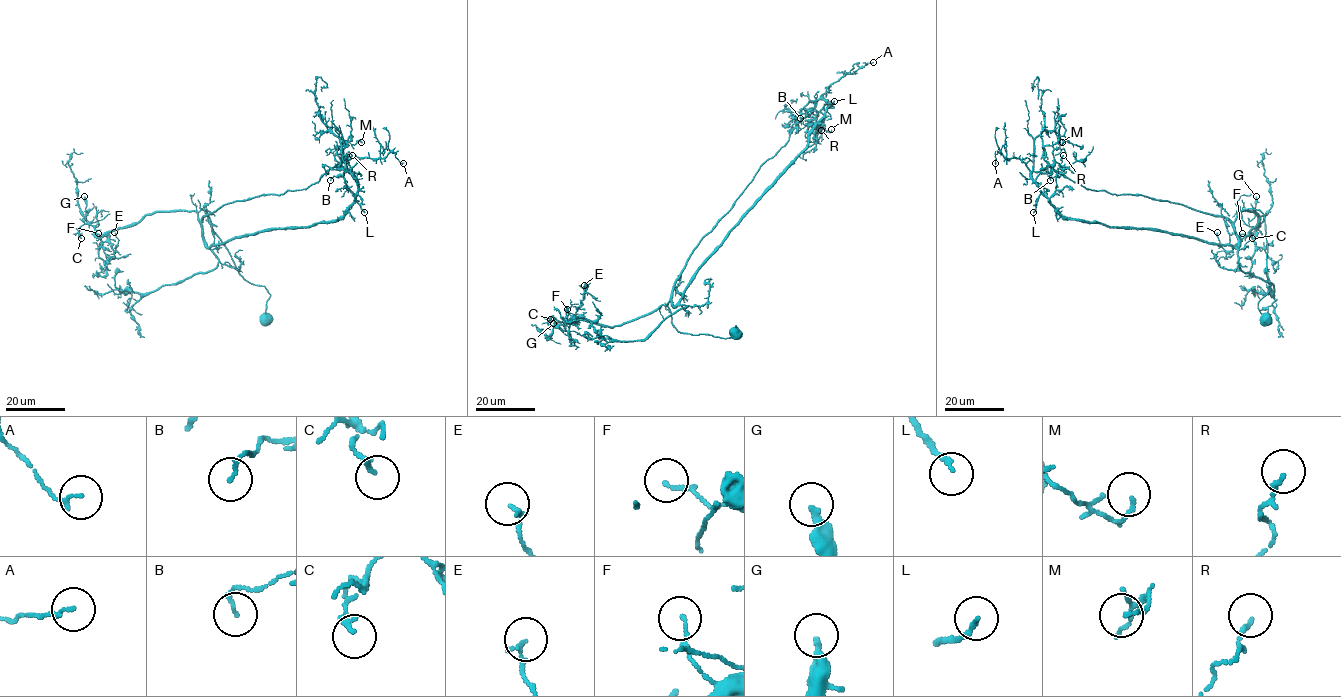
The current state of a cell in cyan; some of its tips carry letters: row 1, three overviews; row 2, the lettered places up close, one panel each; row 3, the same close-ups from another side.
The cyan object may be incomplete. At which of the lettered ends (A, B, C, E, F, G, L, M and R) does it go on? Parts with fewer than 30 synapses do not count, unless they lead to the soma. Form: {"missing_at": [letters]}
{"missing_at": ["L"]}

